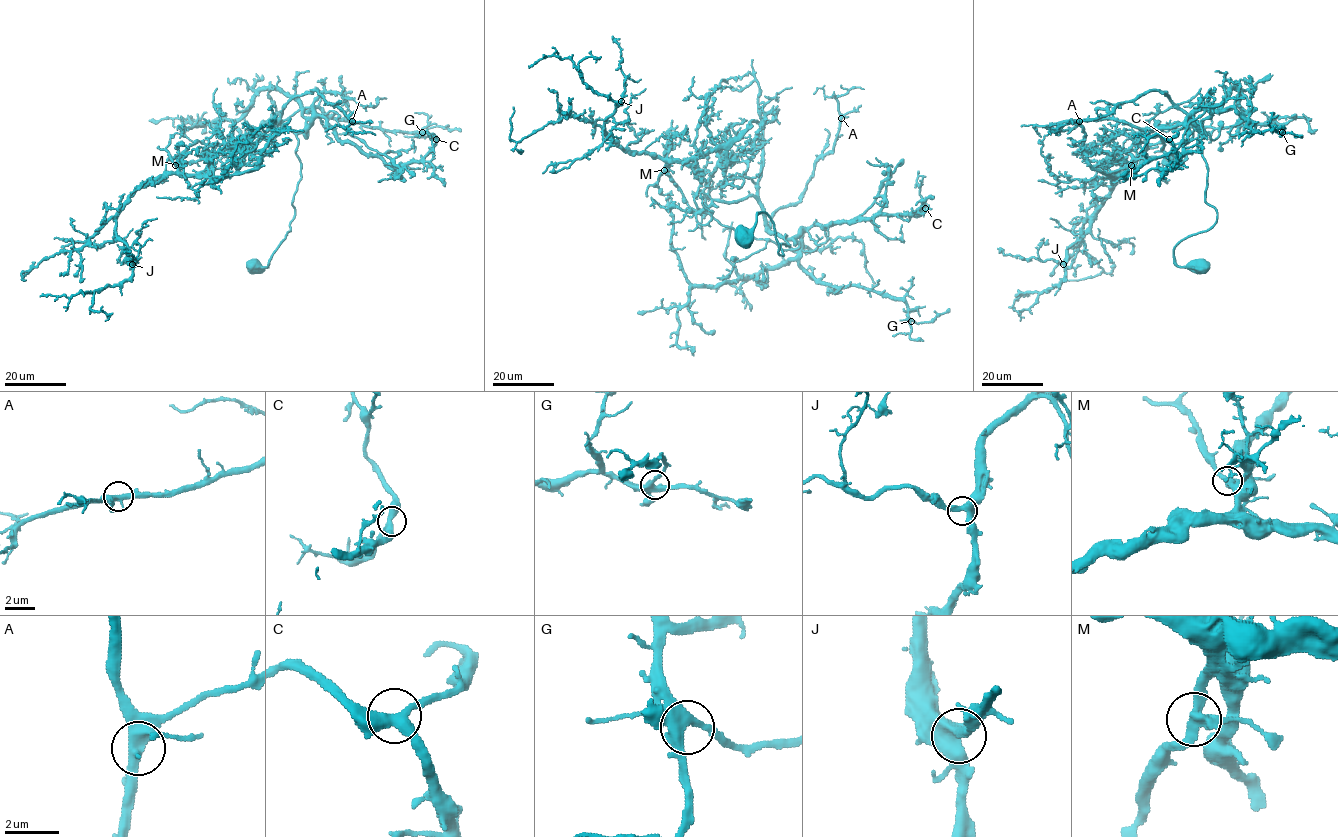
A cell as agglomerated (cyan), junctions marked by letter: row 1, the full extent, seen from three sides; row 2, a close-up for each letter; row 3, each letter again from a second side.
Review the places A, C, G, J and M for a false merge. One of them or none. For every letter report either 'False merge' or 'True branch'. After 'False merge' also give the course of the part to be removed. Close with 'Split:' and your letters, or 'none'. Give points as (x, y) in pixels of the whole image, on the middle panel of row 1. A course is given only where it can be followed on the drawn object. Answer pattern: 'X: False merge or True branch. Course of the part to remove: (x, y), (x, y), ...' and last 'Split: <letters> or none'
A: True branch
C: True branch
G: True branch
J: True branch
M: False merge. Course of the part to remove: (664, 170), (663, 160), (630, 153), (605, 132), (621, 104), (595, 93), (569, 58), (545, 56), (528, 68)
Split: M

